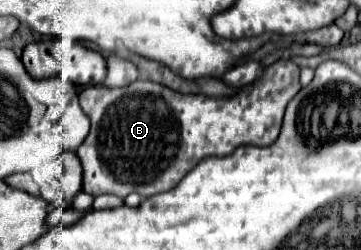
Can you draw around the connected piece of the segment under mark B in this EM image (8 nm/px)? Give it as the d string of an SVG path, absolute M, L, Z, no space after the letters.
M279 59L269 65L259 81L229 99L183 95L147 79L137 79L135 83L119 89L109 89L105 85L87 87L79 95L79 103L91 119L91 131L77 149L77 157L83 165L83 191L95 197L103 193L119 197L139 193L141 197L151 197L173 189L203 157L225 157L239 145L269 145L277 139L285 107L297 91L301 91L299 67L291 59Z

